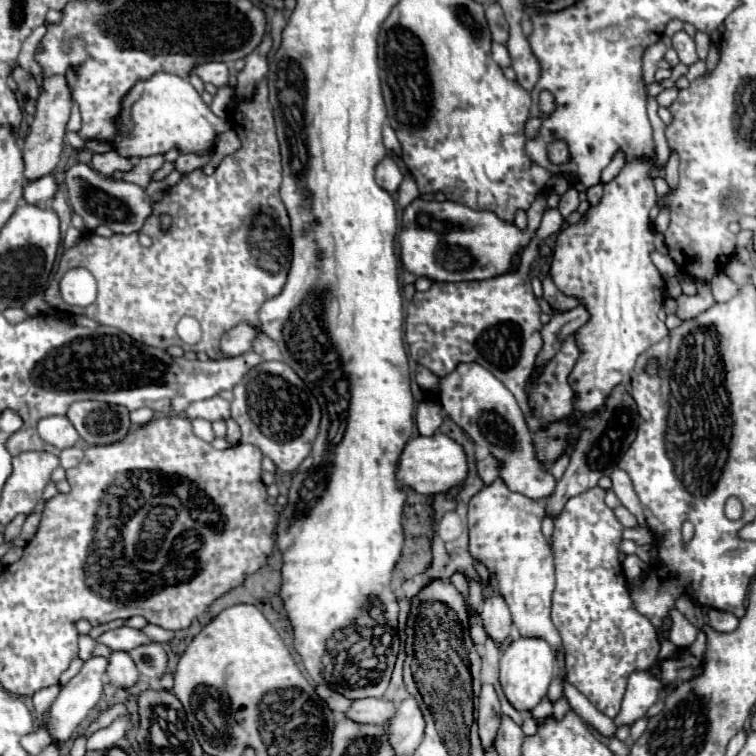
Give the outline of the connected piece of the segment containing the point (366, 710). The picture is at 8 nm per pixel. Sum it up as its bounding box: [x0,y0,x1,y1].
[345,699,395,725]

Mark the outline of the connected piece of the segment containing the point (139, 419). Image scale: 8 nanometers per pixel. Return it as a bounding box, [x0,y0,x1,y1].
[131,407,153,425]

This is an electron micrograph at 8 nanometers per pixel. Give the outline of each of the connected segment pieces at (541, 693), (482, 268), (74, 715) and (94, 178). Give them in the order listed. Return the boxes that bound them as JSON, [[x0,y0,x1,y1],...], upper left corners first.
[[501,637,555,711],[399,195,545,283],[47,657,107,747],[65,163,151,233]]

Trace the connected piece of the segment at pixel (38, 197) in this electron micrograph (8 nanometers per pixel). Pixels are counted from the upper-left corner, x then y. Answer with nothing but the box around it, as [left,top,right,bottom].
[23,175,57,207]

